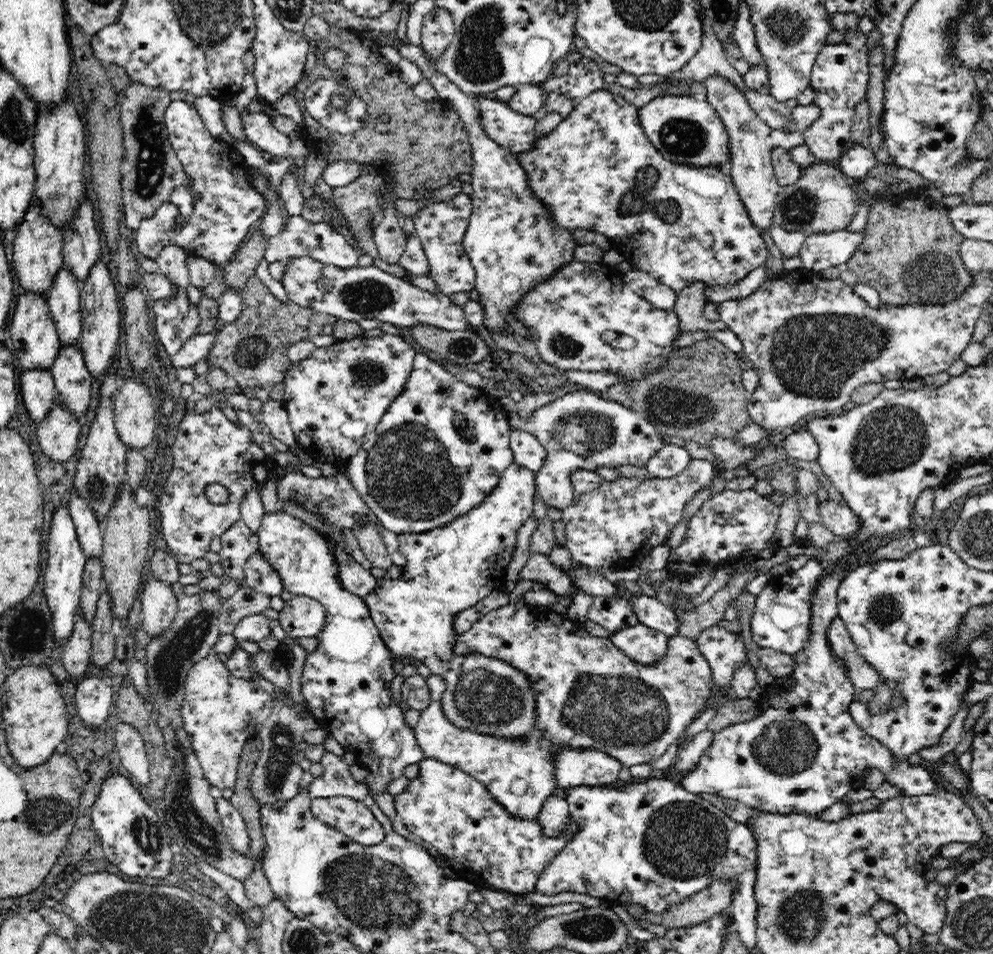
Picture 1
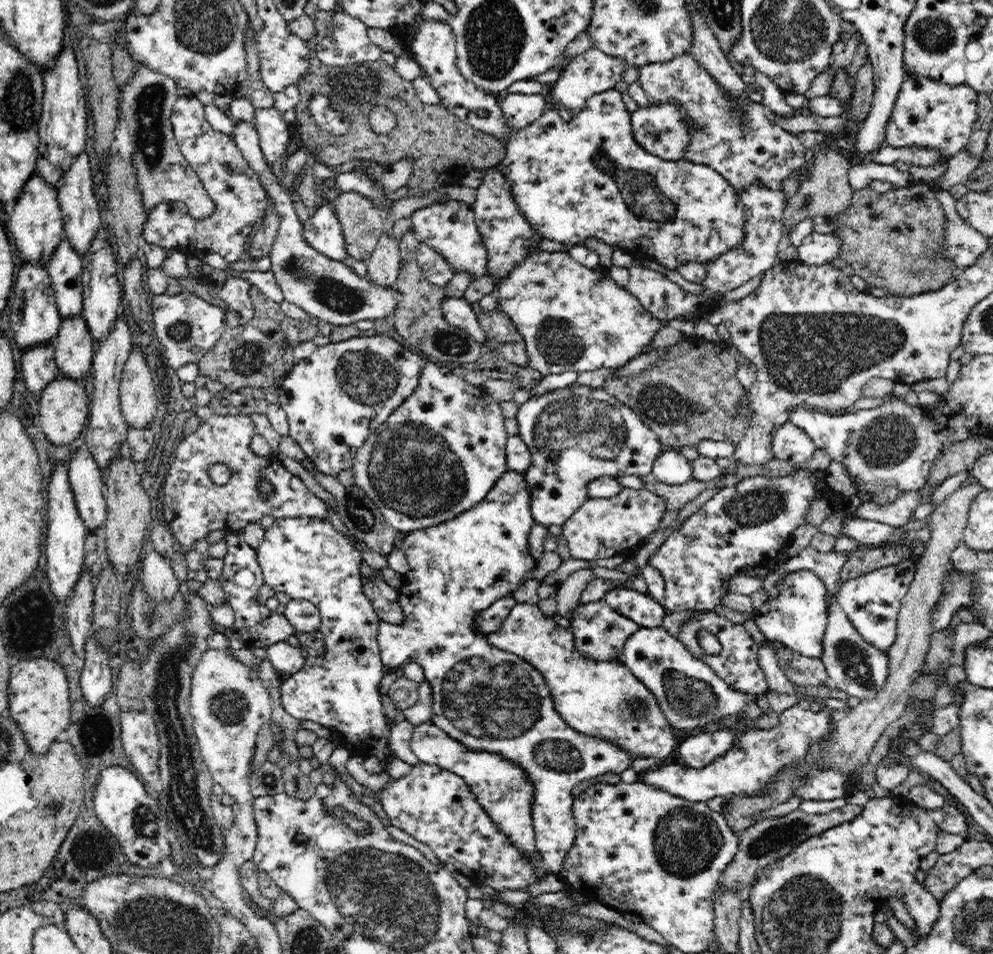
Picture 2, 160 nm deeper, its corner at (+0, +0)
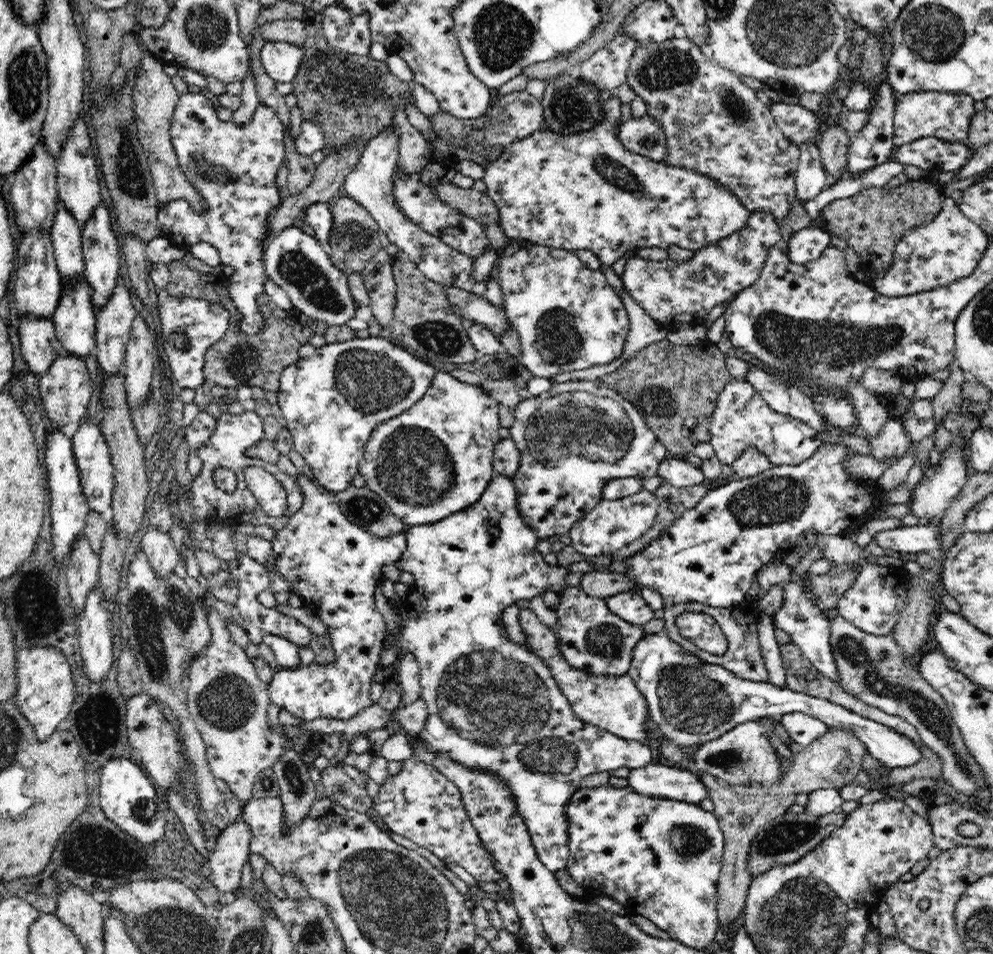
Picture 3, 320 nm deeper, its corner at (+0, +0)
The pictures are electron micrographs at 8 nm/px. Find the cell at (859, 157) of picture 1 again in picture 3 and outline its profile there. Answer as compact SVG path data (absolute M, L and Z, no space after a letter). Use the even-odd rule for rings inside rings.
M926 137L916 139L898 149L894 148L890 161L900 162L904 166L916 166L927 171L949 172L965 166L972 156L973 152L966 142Z

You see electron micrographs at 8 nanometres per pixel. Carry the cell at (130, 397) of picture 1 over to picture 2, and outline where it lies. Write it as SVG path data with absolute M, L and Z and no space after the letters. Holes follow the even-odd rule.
M133 346L122 371L119 388L121 413L128 426L148 427L156 414L152 374L140 347Z

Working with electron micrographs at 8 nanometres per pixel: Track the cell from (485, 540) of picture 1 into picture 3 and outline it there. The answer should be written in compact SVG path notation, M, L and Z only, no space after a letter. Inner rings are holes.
M495 474L488 483L484 494L472 506L467 509L459 510L458 513L451 514L448 518L443 518L431 525L414 525L406 528L405 537L407 540L406 550L395 562L398 570L408 572L413 576L413 584L409 588L406 602L401 603L399 616L401 618L402 634L398 640L386 640L382 652L382 664L384 669L394 665L396 656L401 656L402 652L412 652L419 665L419 676L421 686L420 699L426 703L428 708L428 717L425 722L425 729L419 732L419 738L431 746L431 750L440 750L445 752L454 762L468 768L480 768L480 771L492 772L492 775L500 775L504 783L511 787L511 793L515 795L516 808L524 819L528 832L531 834L532 844L535 846L539 855L540 862L555 873L562 870L567 865L569 857L569 832L568 821L565 810L569 805L572 795L579 789L580 781L591 774L604 771L618 770L626 767L630 770L644 768L652 762L652 750L648 744L638 741L629 741L590 724L584 724L576 714L571 711L569 701L563 697L556 680L552 677L551 671L540 658L534 656L528 649L519 646L508 639L506 631L503 630L503 624L500 623L500 616L506 610L506 606L516 605L518 600L530 600L534 596L544 595L546 592L560 592L565 588L564 578L566 578L569 569L559 565L548 564L543 555L538 551L536 544L539 538L535 530L523 521L522 514L519 511L518 494L515 489L515 483L511 477L503 474Z

